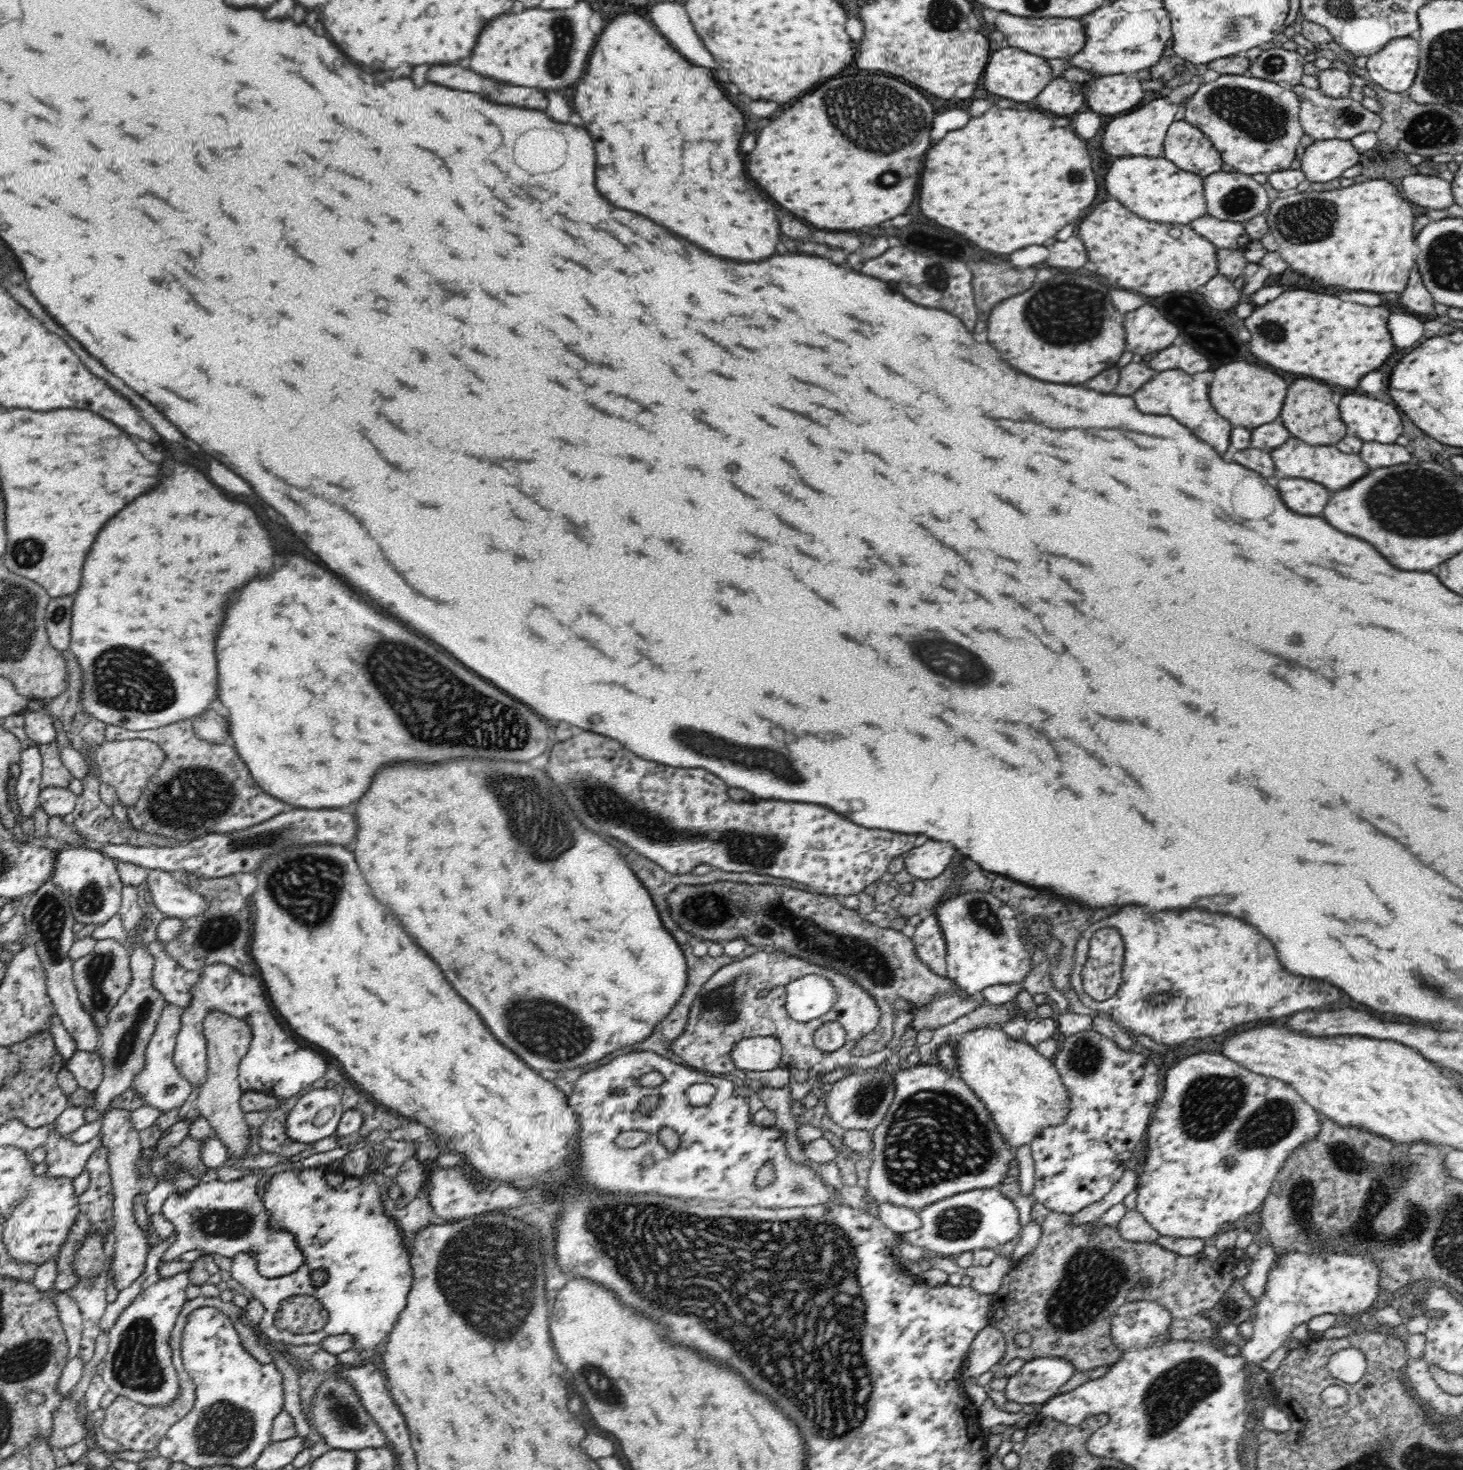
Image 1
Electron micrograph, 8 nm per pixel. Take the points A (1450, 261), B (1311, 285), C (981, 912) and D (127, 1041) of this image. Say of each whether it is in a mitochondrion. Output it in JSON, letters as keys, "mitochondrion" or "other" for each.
{"A":"mitochondrion","B":"other","C":"mitochondrion","D":"mitochondrion"}

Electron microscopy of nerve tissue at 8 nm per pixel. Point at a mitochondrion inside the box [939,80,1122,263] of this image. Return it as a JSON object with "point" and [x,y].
{"point":[1075,176]}

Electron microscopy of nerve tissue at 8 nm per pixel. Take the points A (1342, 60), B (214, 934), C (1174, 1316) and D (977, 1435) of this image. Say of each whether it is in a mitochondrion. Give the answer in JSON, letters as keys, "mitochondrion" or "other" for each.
{"A":"other","B":"mitochondrion","C":"other","D":"other"}

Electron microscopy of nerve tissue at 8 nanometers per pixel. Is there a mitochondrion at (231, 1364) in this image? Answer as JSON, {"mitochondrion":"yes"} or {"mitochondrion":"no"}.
{"mitochondrion":"no"}

